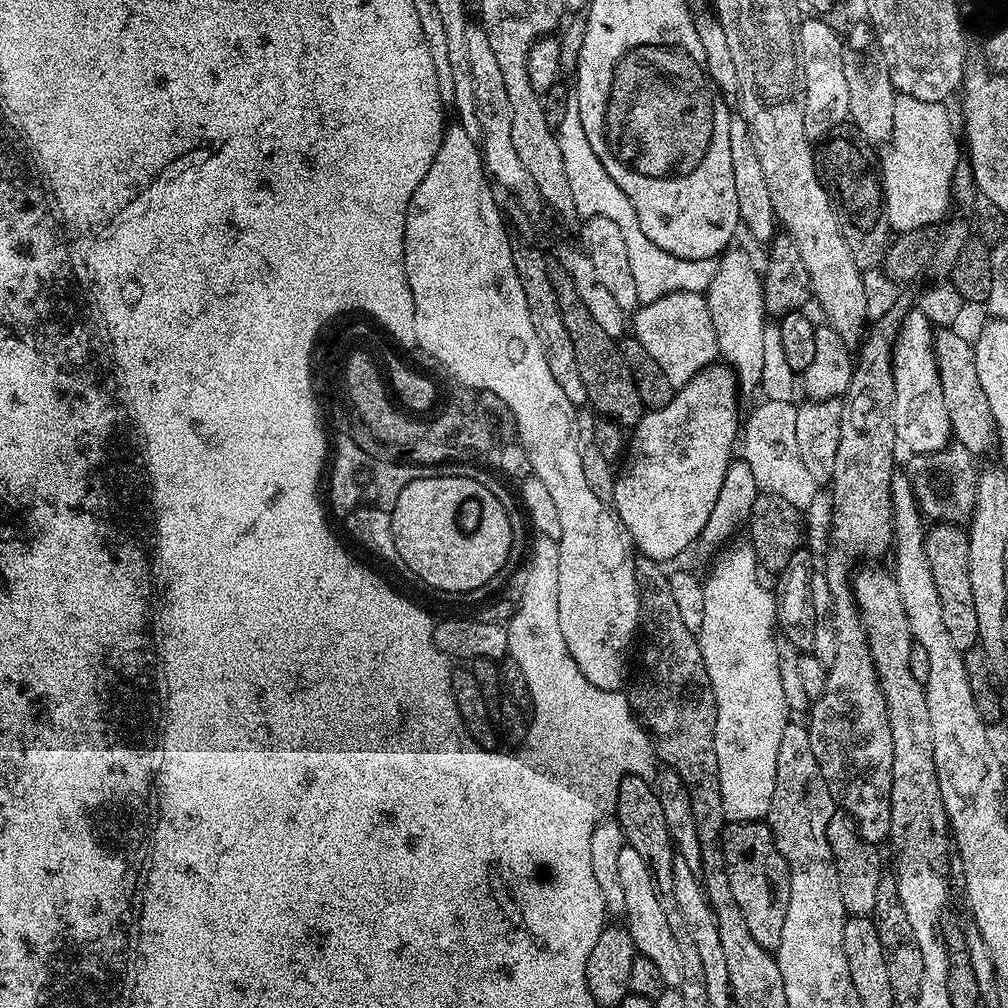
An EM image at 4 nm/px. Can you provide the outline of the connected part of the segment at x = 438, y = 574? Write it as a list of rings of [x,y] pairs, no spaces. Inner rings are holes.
[[[460,476],[418,478],[405,486],[391,513],[394,546],[398,546],[399,563],[405,564],[422,583],[440,592],[471,594],[476,588],[501,575],[511,552],[511,522],[501,502],[486,485]]]

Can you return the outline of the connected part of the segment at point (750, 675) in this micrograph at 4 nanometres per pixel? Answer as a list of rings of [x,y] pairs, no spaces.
[[[731,545],[712,566],[710,576],[703,581],[705,616],[697,632],[703,664],[710,678],[716,702],[714,750],[718,754],[718,778],[722,786],[722,810],[728,822],[763,821],[774,798],[774,782],[778,766],[778,742],[782,730],[790,722],[786,697],[782,694],[782,678],[778,670],[777,637],[772,636],[777,627],[777,601],[756,581],[758,565],[749,545]]]

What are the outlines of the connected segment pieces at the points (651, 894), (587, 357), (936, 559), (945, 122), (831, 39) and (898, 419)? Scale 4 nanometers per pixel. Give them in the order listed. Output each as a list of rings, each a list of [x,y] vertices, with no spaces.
[[[626,846],[622,850],[622,854],[618,854],[618,878],[622,882],[622,894],[626,894],[623,919],[626,921],[628,933],[637,953],[650,958],[650,962],[654,962],[658,966],[665,985],[669,989],[679,989],[678,946],[674,942],[674,934],[670,934],[670,926],[666,923],[666,910],[662,910],[662,902],[658,902],[658,894],[648,859],[642,854],[638,854],[638,850]]]
[[[554,258],[548,260],[548,277],[558,298],[562,322],[570,333],[574,358],[578,358],[578,370],[582,373],[582,386],[586,386],[588,404],[596,407],[603,419],[613,420],[625,430],[631,429],[641,420],[646,409],[642,398],[638,398],[634,374],[630,374],[630,366],[624,361],[624,353],[617,337],[606,334],[606,330],[602,330],[602,326],[594,322],[594,317],[590,315],[590,310],[586,310],[578,290],[574,290],[574,278],[570,278],[570,274]]]
[[[936,522],[927,529],[924,545],[930,562],[930,574],[938,590],[938,602],[942,606],[942,622],[946,622],[950,642],[954,642],[960,653],[965,653],[978,644],[978,614],[974,614],[974,597],[970,590],[968,533],[961,525]]]
[[[909,96],[896,97],[893,132],[890,139],[892,149],[888,152],[888,161],[883,161],[882,164],[884,212],[888,215],[888,226],[893,233],[931,228],[939,225],[939,220],[943,221],[949,215],[948,204],[953,203],[952,179],[954,170],[962,163],[962,144],[958,139],[957,129],[956,132],[952,129],[952,116],[946,109],[944,104],[918,102],[918,98]]]
[[[812,18],[816,20],[801,19],[798,24],[798,51],[800,62],[804,65],[804,77],[806,78],[806,134],[808,139],[819,142],[837,126],[849,119],[849,87],[846,86],[846,75],[843,69],[842,56],[846,44],[840,41],[840,36],[824,21],[824,18]]]
[[[918,310],[905,315],[896,347],[892,350],[894,370],[894,430],[897,441],[909,448],[909,453],[937,452],[947,448],[953,439],[950,414],[942,394],[938,362],[934,347],[934,326]]]

